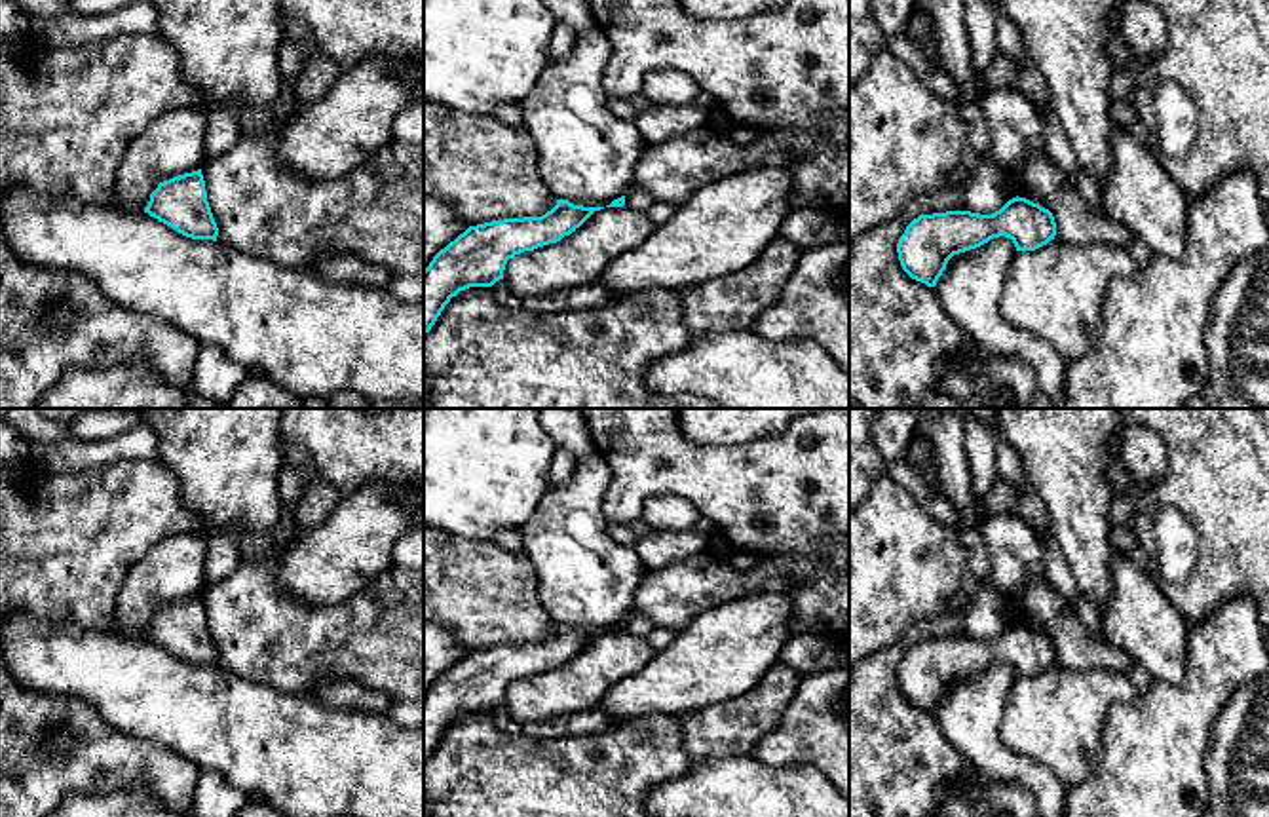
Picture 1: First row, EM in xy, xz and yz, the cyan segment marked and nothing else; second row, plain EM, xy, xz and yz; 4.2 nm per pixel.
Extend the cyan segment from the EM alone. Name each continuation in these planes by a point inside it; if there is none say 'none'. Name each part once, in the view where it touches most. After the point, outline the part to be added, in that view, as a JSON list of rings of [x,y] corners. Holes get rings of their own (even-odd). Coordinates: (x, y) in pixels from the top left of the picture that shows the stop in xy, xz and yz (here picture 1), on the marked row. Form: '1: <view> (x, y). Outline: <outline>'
none

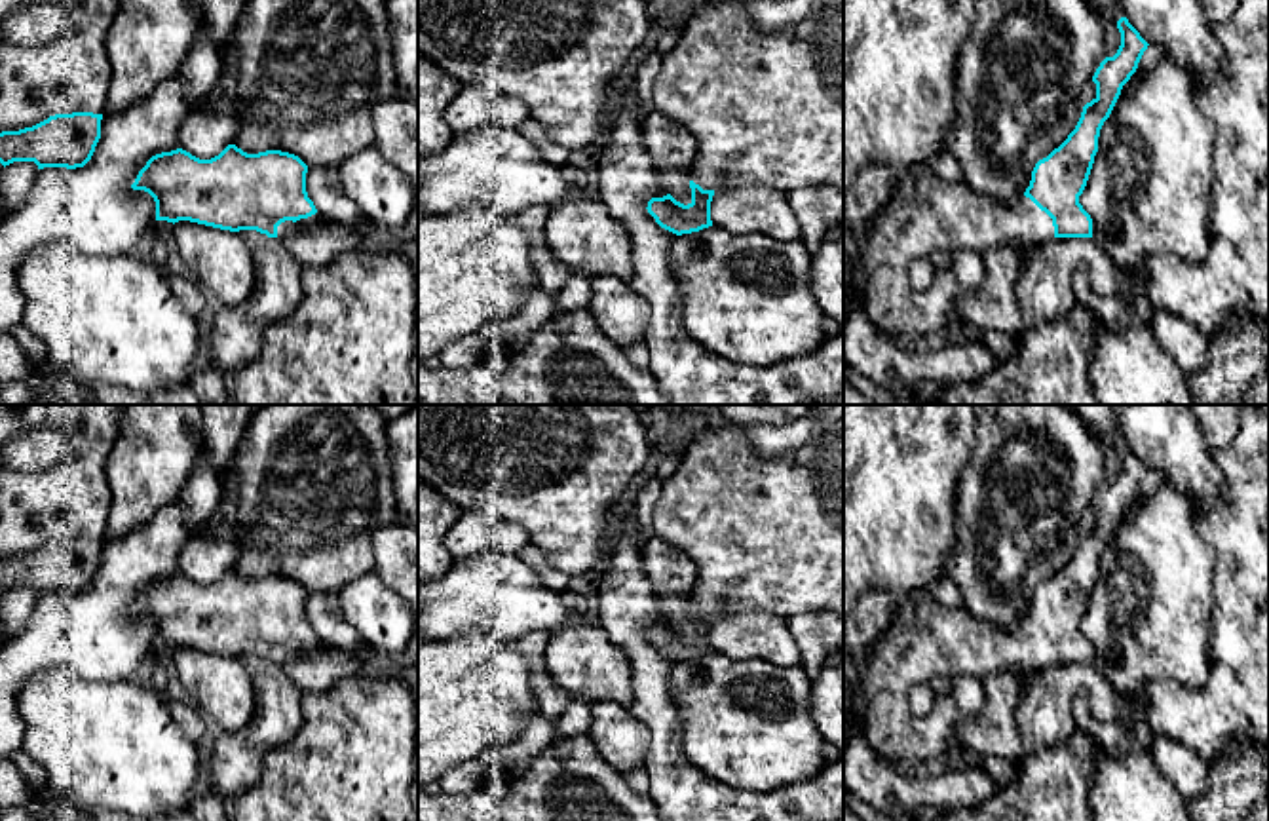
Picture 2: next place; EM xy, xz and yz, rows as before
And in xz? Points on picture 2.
1: xz (766, 109). Outline: [[[741,0],[691,4],[652,99],[697,139],[690,181],[703,190],[728,181],[781,192],[823,184],[843,194],[843,0],[813,0],[809,15],[781,32],[760,32]]]

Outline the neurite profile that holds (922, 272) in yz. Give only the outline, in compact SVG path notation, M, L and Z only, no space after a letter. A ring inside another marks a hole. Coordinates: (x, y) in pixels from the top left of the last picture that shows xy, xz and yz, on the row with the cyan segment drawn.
M921 258L910 264L910 283L914 289L927 289L938 272L929 258Z

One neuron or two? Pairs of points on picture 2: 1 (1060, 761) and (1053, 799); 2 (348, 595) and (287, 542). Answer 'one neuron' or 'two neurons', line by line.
1: one neuron
2: two neurons

